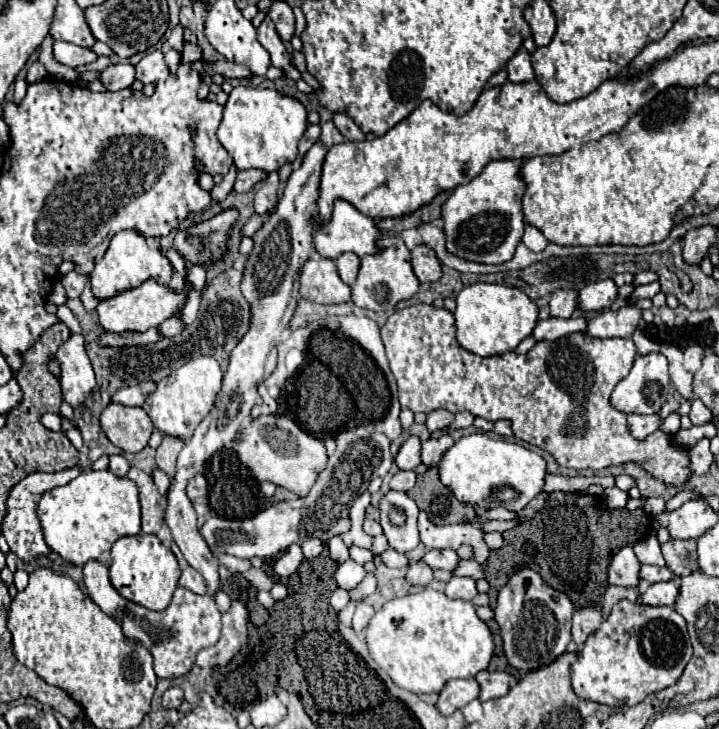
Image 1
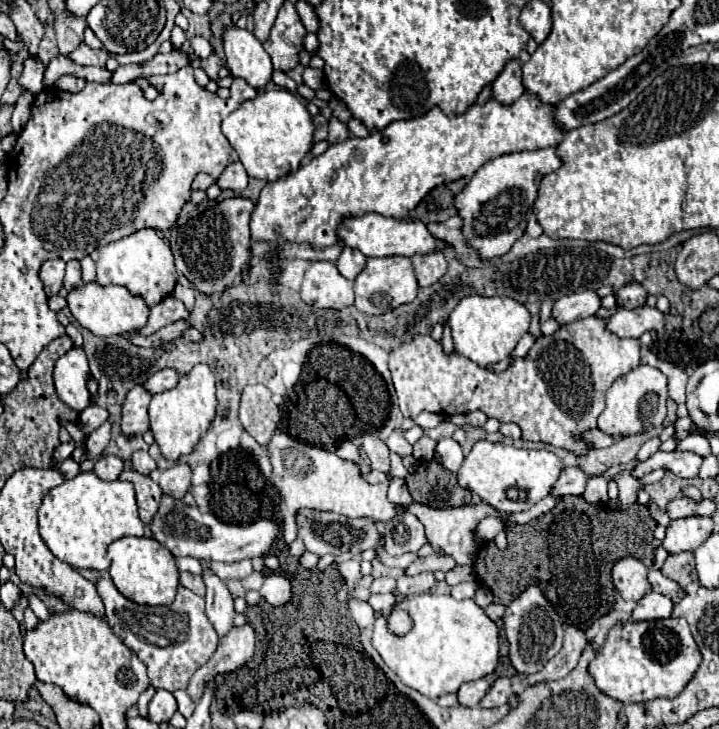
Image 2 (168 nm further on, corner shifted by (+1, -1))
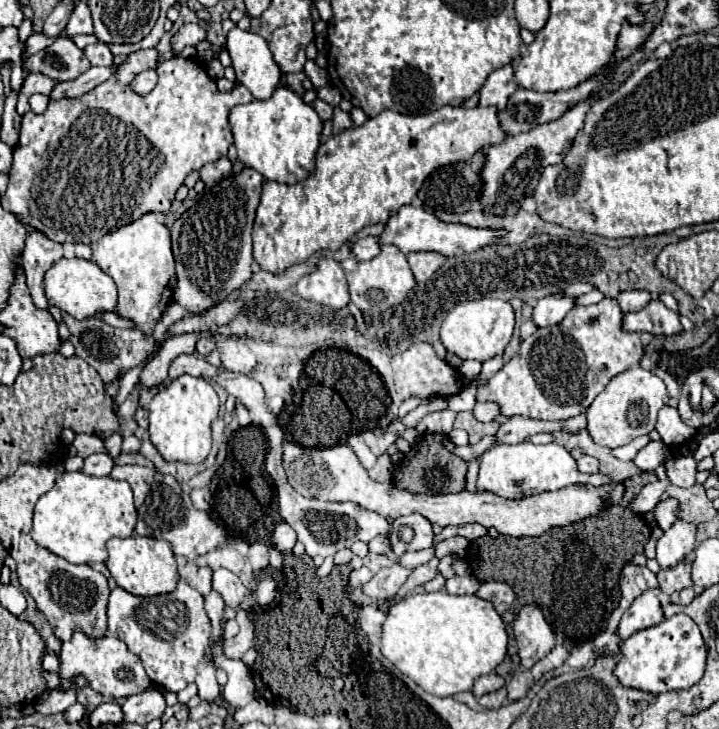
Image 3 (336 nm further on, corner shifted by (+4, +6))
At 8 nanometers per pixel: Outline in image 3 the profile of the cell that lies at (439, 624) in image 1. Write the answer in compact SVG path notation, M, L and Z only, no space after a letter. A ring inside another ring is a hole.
M416 593L390 605L386 623L382 627L382 655L394 663L404 675L408 675L424 691L450 697L462 691L472 691L474 681L482 675L490 675L506 657L508 633L502 617L496 613L490 601L476 595L452 597L448 593Z

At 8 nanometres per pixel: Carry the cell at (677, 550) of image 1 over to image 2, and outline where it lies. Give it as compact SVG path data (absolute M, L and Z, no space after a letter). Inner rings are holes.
M679 552L679 554L669 554L661 572L675 580L681 588L687 588L691 582L697 580L697 570L695 570L695 556L693 552Z

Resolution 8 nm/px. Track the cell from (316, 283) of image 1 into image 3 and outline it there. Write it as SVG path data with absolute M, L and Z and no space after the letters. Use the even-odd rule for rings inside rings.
M322 259L314 273L298 281L296 293L306 301L312 301L330 309L342 309L350 303L342 265L336 263L334 259Z

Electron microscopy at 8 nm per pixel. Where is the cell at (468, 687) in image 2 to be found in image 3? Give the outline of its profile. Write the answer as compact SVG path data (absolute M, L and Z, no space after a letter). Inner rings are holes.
M490 673L490 675L484 675L480 677L476 683L474 683L474 697L482 697L486 693L492 693L492 691L498 691L500 687L504 687L506 681L496 675L496 673Z

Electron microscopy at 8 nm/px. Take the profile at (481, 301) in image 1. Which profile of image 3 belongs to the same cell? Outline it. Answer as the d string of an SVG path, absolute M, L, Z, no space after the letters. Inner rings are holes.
M478 299L456 305L440 327L440 341L448 353L464 359L486 361L496 355L502 355L514 331L514 311L508 301L502 299Z

